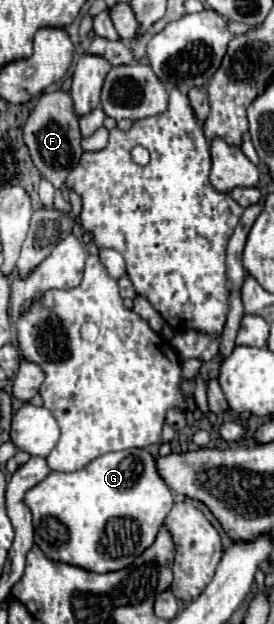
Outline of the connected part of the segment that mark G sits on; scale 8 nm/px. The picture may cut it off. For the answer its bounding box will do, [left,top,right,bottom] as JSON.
[25,448,173,574]

